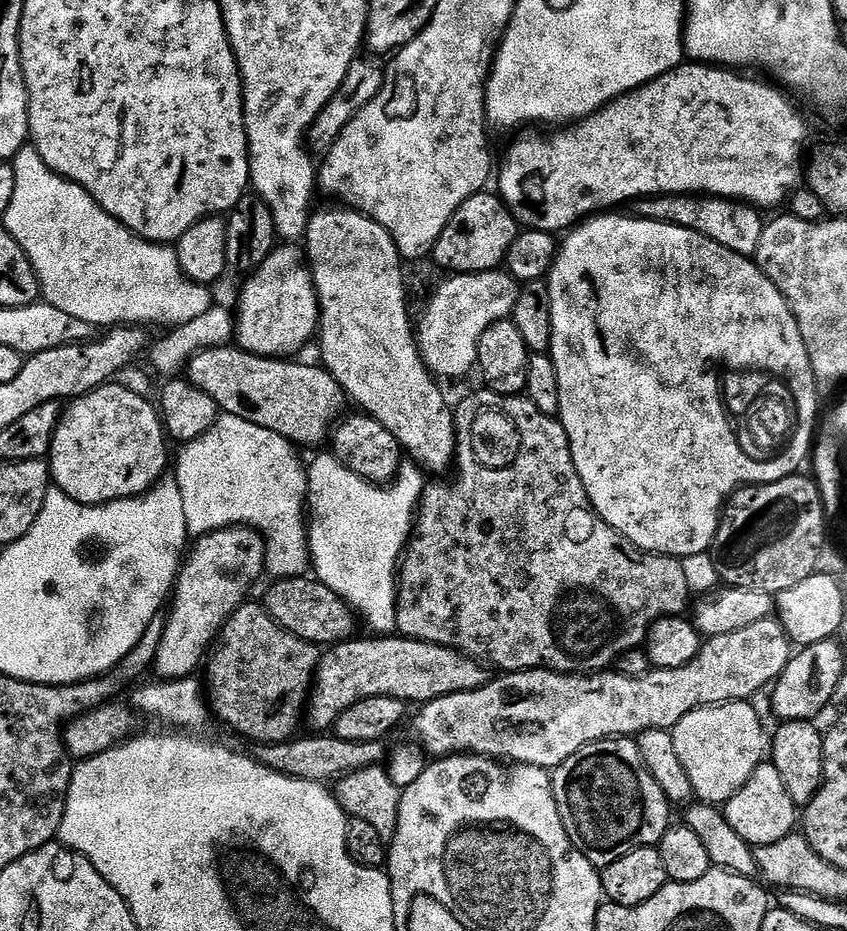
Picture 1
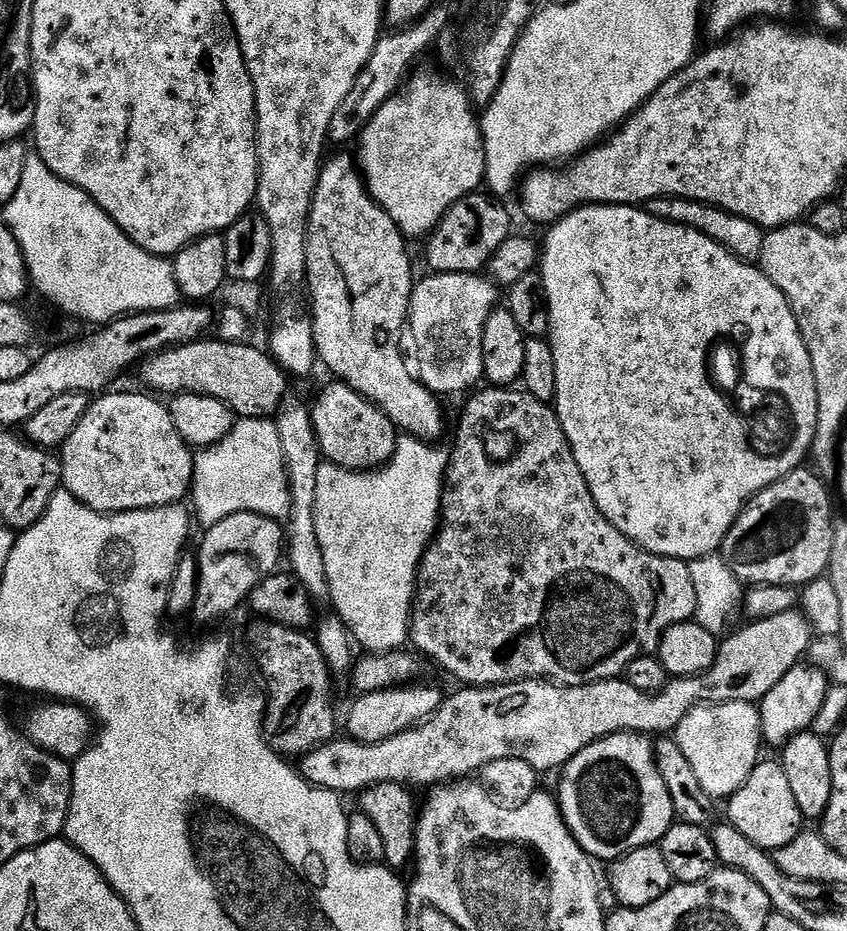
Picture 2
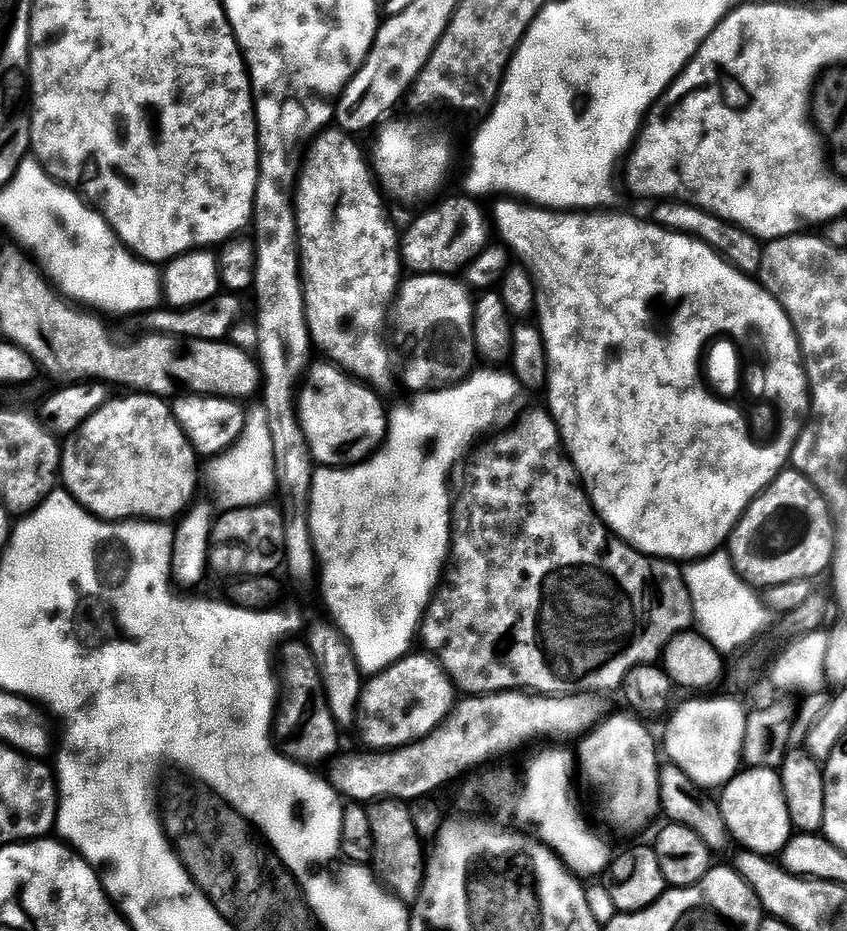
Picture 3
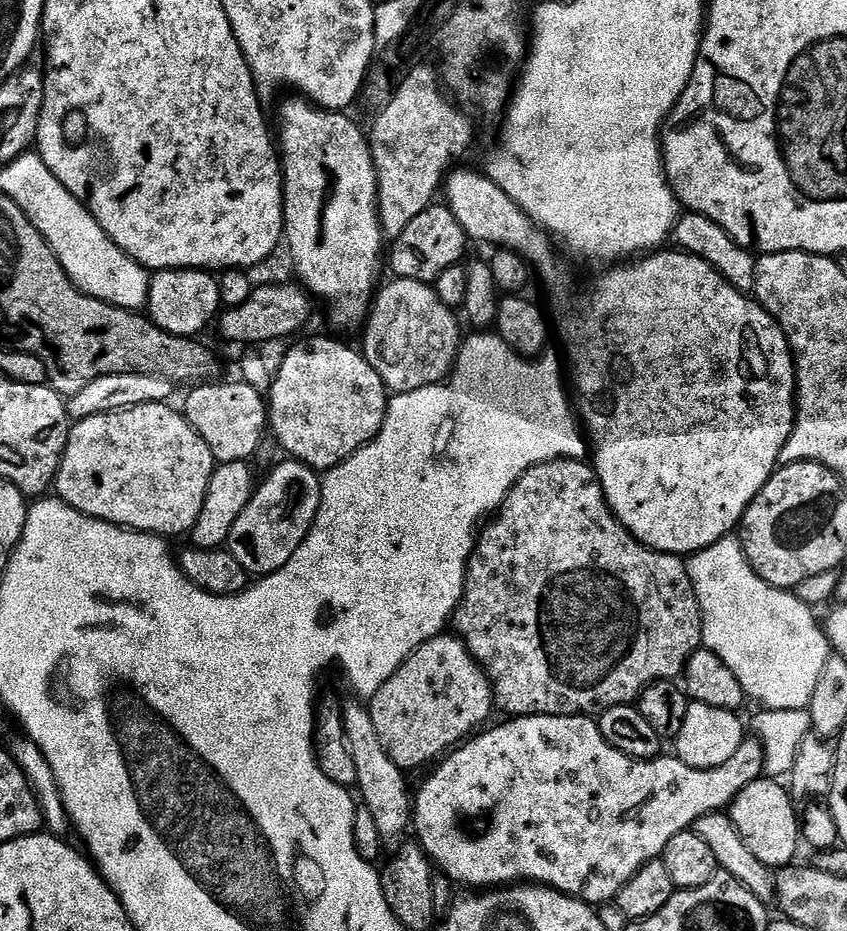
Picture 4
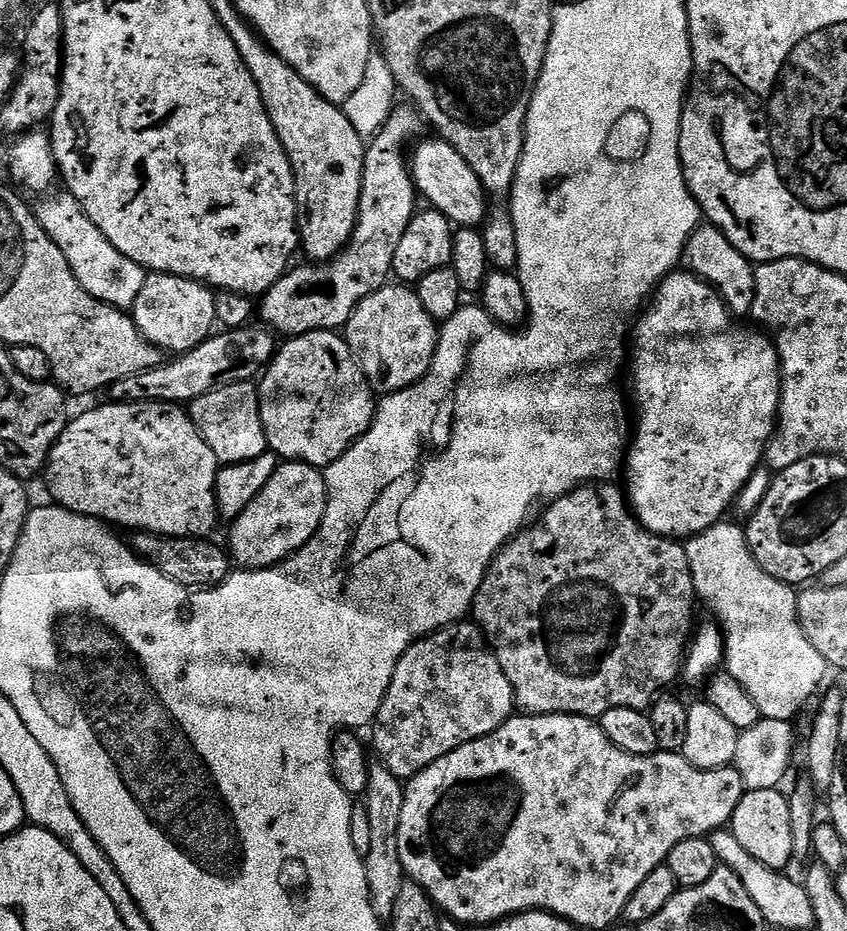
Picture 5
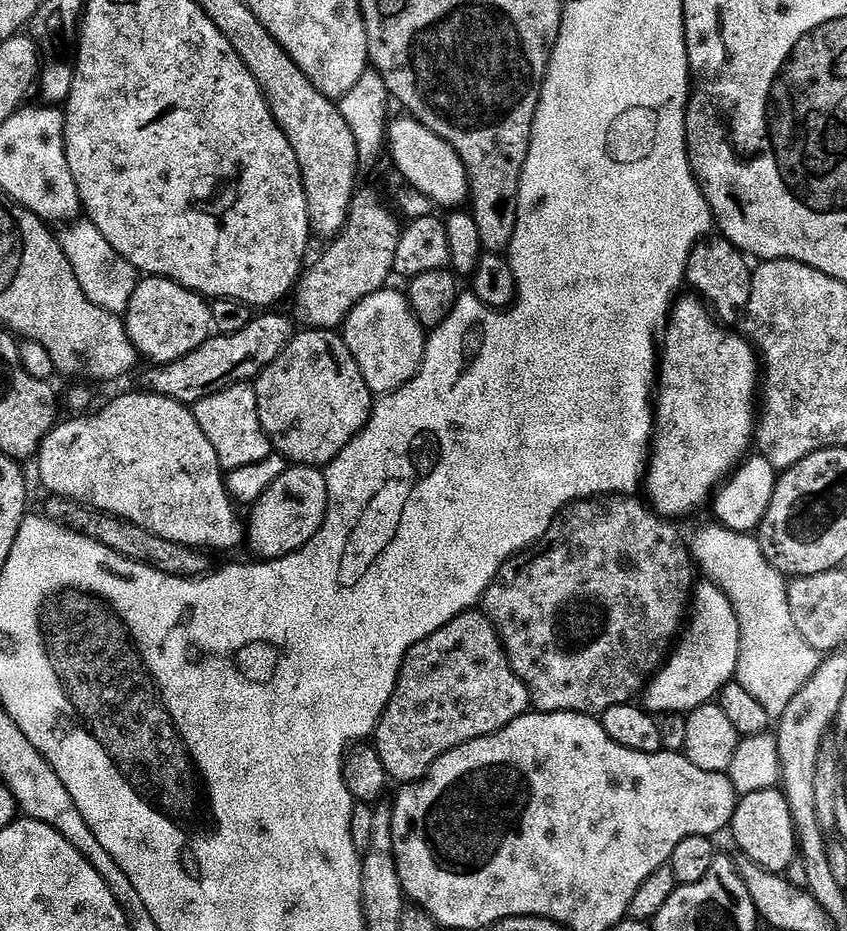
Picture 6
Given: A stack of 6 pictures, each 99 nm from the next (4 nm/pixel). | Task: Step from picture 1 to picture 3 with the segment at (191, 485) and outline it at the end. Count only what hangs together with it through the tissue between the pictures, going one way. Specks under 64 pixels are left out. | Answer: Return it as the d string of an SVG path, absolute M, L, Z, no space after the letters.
M256 402L253 408L247 409L248 421L244 427L244 432L240 439L232 447L215 457L212 464L212 484L216 487L216 492L220 495L220 500L225 505L225 509L252 508L256 504L263 504L269 499L272 491L276 492L276 467L274 466L274 445L270 439L270 422L266 420L266 406L262 402Z

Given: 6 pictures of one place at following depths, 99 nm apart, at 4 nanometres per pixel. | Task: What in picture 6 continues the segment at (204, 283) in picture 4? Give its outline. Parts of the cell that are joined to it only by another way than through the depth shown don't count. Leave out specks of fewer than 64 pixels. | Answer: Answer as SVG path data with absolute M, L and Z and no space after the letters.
M150 276L141 279L134 290L134 298L130 298L127 312L122 316L124 326L128 330L128 337L132 345L136 347L137 353L149 360L149 365L159 366L169 364L202 346L208 337L213 335L212 310L209 301L196 292L191 292L189 288L182 287L181 284L167 280L165 276Z

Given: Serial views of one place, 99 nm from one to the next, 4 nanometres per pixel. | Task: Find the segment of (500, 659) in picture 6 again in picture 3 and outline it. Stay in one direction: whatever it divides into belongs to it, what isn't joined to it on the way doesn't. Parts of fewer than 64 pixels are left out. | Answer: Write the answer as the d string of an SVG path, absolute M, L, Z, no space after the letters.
M409 654L365 683L360 699L358 732L370 749L391 752L426 738L444 723L458 703L458 688L450 673L432 654Z

